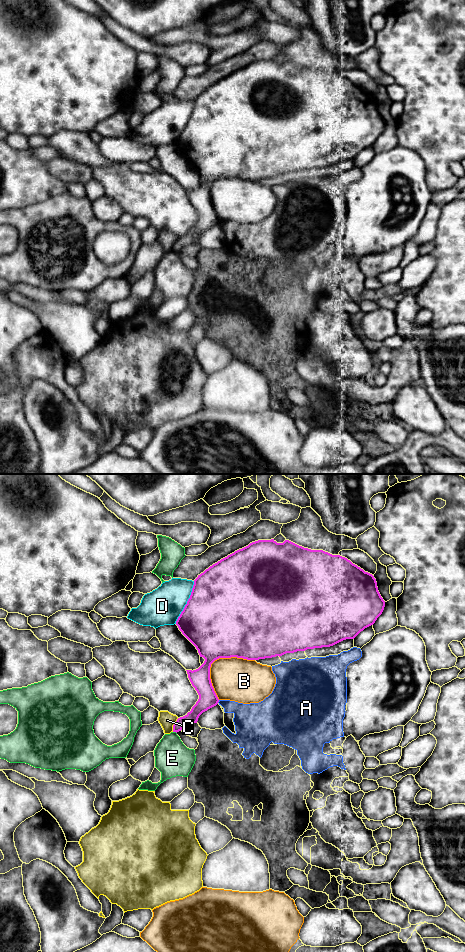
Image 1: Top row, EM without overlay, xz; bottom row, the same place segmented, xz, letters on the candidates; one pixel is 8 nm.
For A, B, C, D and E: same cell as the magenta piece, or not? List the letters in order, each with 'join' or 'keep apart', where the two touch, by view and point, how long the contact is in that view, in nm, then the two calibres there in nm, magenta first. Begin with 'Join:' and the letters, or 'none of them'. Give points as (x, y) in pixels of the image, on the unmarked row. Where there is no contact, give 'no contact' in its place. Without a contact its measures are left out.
Join: none of them
A: keep apart | xz (218, 221) | 30 nm | 160/190 nm
B: keep apart | xz (215, 179) | 440 nm | 480/360 nm
C: keep apart | xz (173, 245) | 120 nm | 100/120 nm
D: keep apart | xz (187, 122) | 380 nm | 500/300 nm
E: keep apart | xz (175, 251) | 40 nm | 100/280 nm

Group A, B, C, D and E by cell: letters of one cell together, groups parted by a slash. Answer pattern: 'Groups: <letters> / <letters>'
Groups: A / B / C / D / E

